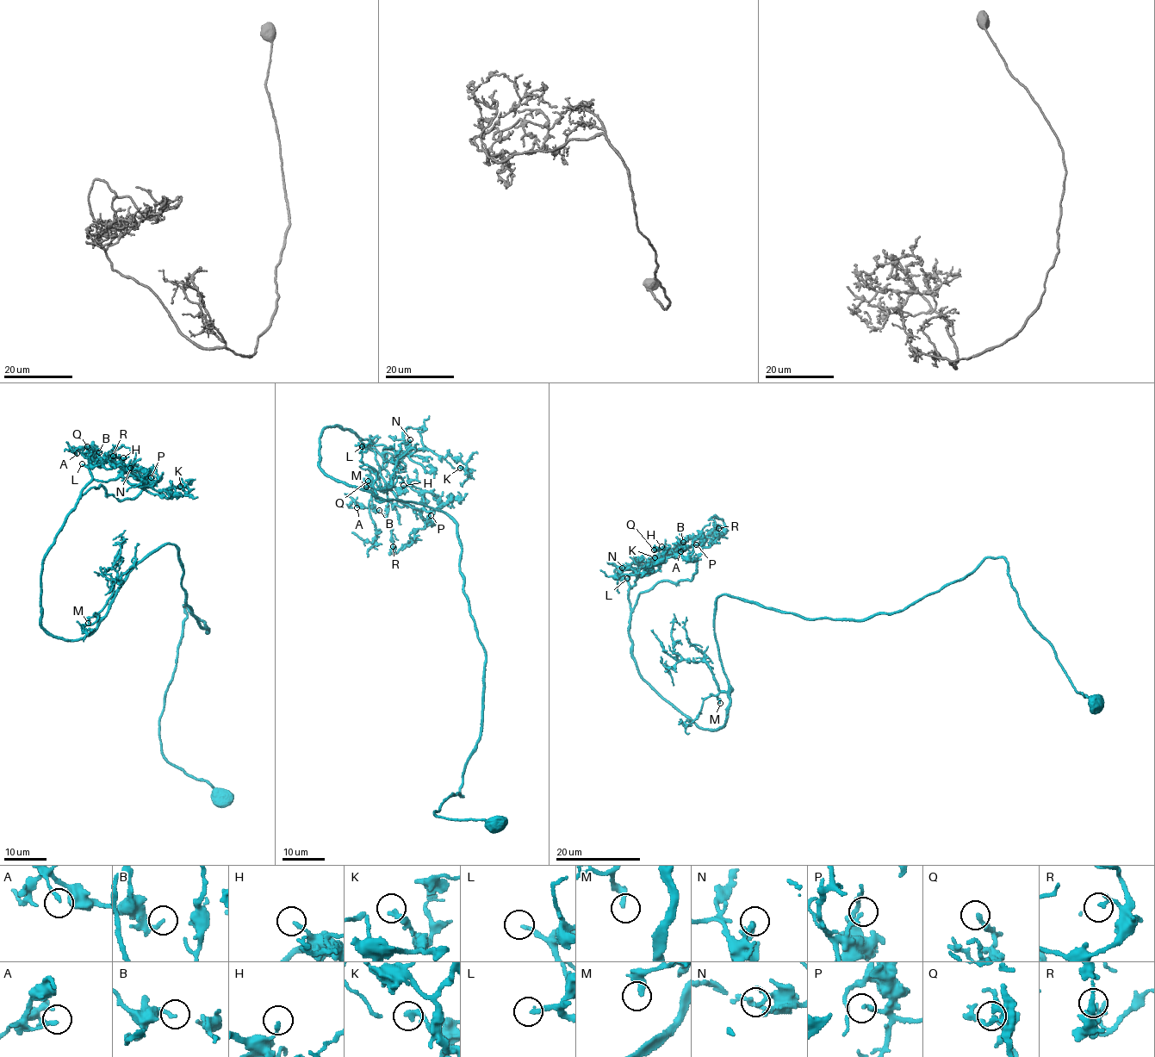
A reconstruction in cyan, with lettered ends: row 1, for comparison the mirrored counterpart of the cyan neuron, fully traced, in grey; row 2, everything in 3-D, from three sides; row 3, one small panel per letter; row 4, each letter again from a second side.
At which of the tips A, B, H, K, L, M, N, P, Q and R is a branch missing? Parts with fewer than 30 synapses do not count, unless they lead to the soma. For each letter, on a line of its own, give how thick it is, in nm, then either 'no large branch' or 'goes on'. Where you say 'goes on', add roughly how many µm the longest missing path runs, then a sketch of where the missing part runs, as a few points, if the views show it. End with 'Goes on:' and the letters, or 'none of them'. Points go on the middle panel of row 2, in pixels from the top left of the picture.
A: 180 nm thick; no large branch
B: 160 nm thick; no large branch
H: 180 nm thick; no large branch
K: 220 nm thick; no large branch
L: 200 nm thick; goes on; about 20 µm are missing; missing branch runs (362, 446), (343, 446), (338, 455), (319, 453), (307, 468)
M: 200 nm thick; no large branch
N: 150 nm thick; no large branch
P: 200 nm thick; no large branch
Q: 240 nm thick; no large branch
R: 240 nm thick; no large branch
Goes on: L

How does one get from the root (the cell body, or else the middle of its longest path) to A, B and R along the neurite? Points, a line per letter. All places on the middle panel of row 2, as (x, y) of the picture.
A: (494, 826), (434, 815), (481, 719), (457, 525), (336, 481), (327, 427), (383, 459), (357, 507)
B: (494, 826), (434, 815), (462, 797), (481, 719), (457, 525), (336, 481), (322, 431), (372, 443), (379, 510)
R: (494, 826), (434, 815), (481, 719), (457, 525), (336, 481), (327, 427), (381, 457), (393, 546)

